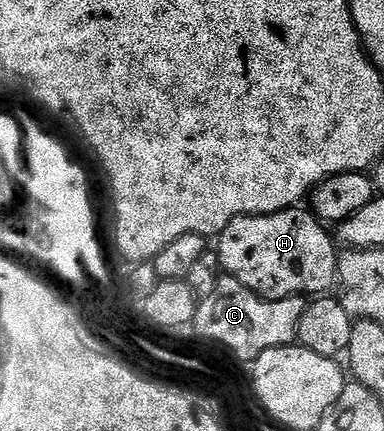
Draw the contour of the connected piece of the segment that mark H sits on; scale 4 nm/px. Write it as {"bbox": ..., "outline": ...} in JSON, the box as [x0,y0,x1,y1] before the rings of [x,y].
{"bbox":[216,207,339,299],"outline":[[[289,207],[271,215],[241,215],[233,219],[217,236],[216,254],[221,270],[231,275],[262,299],[287,299],[293,295],[318,297],[335,286],[338,278],[339,248],[333,234],[325,231],[317,215],[306,209]]]}

